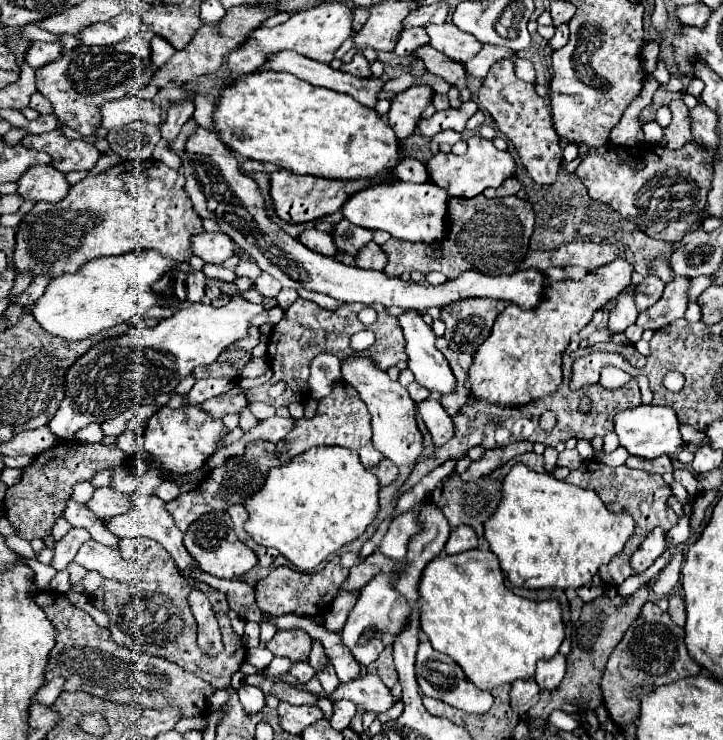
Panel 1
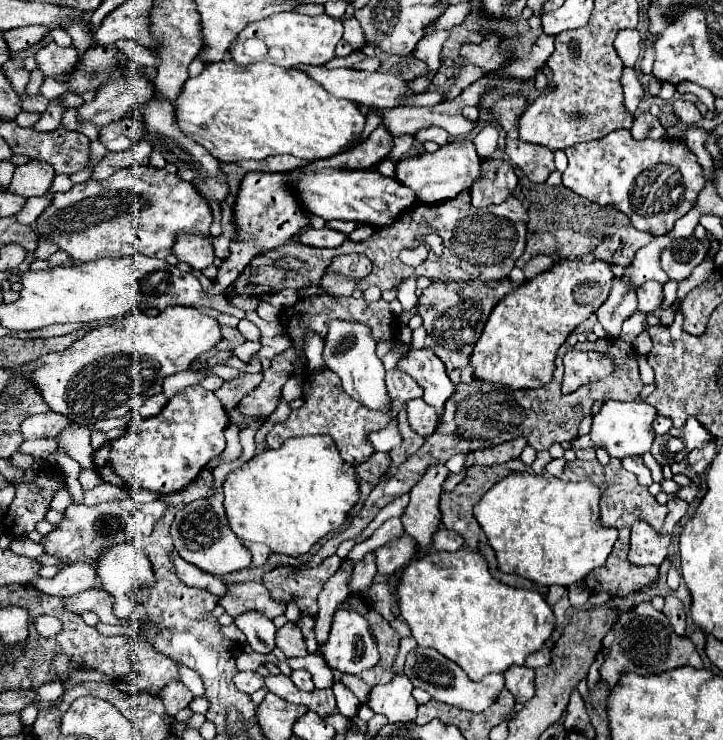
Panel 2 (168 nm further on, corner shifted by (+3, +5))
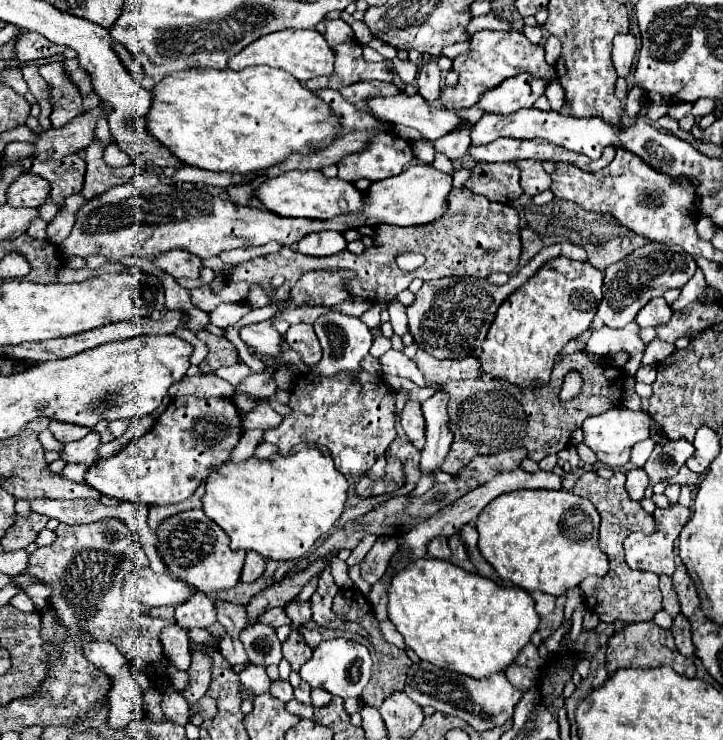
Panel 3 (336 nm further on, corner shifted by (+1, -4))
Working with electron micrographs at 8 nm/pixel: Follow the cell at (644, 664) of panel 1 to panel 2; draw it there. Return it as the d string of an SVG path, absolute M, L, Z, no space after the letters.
M640 602L636 608L620 614L616 624L612 626L612 632L604 638L602 656L604 664L600 666L600 676L610 688L618 684L618 678L630 672L640 676L652 676L680 666L702 668L702 658L696 652L692 640L686 636L678 636L668 618L658 612L650 602Z

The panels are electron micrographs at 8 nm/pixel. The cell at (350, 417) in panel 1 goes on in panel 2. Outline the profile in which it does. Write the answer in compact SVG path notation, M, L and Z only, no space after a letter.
M324 370L320 374L306 374L306 380L304 380L304 406L298 408L298 410L292 410L292 414L288 416L286 422L276 424L272 428L272 432L266 436L266 444L268 444L268 448L280 448L282 442L288 440L288 438L310 436L310 434L328 434L336 442L342 458L348 464L358 466L374 454L374 448L372 448L368 436L372 432L380 430L380 428L384 428L386 422L388 422L386 414L372 412L366 406L352 400L350 396L346 396L346 392L342 392L338 374L334 374L330 370Z

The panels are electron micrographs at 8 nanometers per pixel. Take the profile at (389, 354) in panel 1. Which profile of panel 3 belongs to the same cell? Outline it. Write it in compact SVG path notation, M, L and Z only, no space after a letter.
M264 399L264 401L258 403L258 407L256 407L254 411L250 411L250 413L244 417L242 427L244 427L244 429L262 429L262 431L266 431L266 429L278 427L280 421L282 421L282 415L278 415L278 413L268 405L268 401Z

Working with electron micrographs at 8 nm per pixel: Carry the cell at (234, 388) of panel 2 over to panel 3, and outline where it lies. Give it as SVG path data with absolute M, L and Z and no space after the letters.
M266 369L264 373L250 373L238 387L236 393L248 393L254 397L270 397L272 393L276 393L276 383L272 379L274 369Z

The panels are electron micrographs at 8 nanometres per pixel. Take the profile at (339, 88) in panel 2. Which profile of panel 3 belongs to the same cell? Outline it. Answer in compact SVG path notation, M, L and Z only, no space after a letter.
M398 93L392 97L372 97L368 105L376 113L376 117L418 129L428 141L436 141L446 133L464 127L464 119L454 111L450 113L448 109L442 109L438 105L430 105L420 95L408 97L404 93Z

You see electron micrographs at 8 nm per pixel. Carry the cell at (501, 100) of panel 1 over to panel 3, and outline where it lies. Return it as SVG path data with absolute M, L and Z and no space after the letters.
M518 161L516 165L522 171L520 185L524 189L524 195L534 197L534 195L550 189L550 175L542 169L540 161Z

